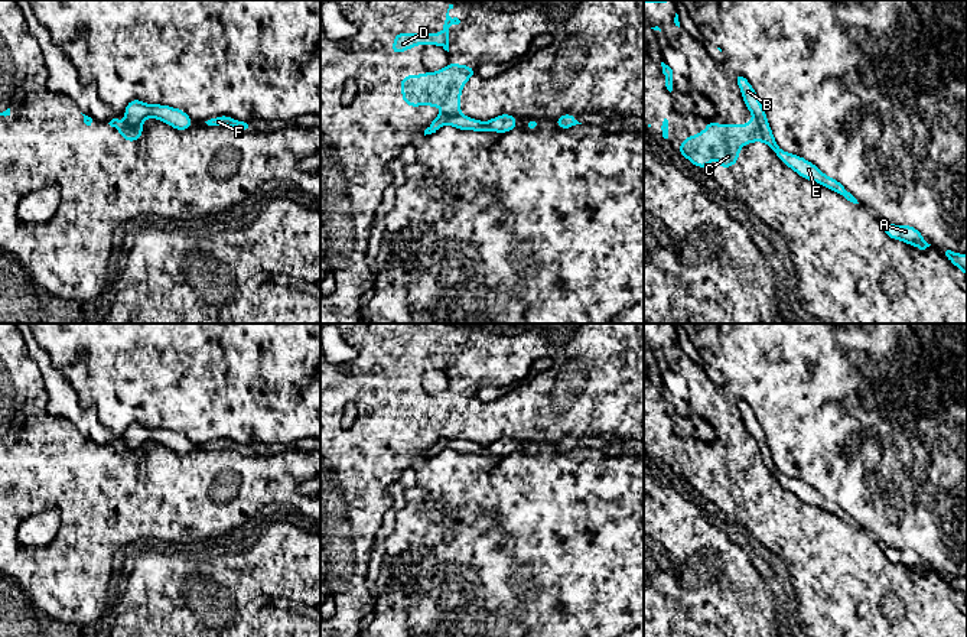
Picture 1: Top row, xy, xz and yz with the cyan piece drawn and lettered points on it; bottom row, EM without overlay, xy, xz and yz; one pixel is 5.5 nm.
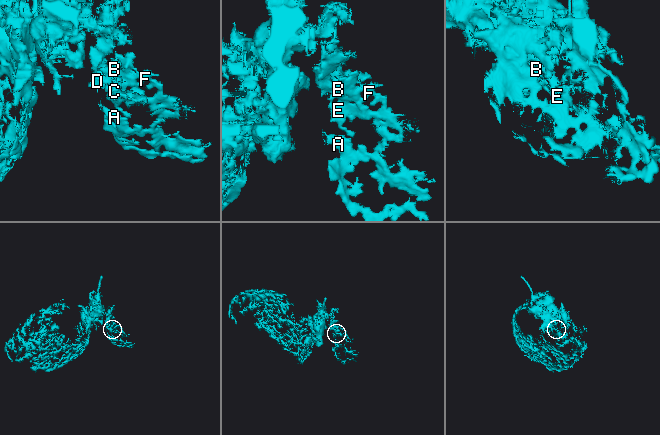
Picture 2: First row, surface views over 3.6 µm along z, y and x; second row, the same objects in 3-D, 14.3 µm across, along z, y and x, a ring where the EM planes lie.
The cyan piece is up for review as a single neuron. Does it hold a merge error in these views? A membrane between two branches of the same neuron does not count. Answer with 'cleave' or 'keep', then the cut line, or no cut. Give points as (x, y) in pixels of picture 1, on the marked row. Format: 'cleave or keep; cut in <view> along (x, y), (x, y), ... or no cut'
cleave; cut in xy along (121, 133), (134, 129), (142, 136)

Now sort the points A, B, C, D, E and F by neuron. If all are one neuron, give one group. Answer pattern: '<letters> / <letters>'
A B E F / C D

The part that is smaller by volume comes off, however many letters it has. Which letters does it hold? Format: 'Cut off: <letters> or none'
Cut off: A, B, E, F

